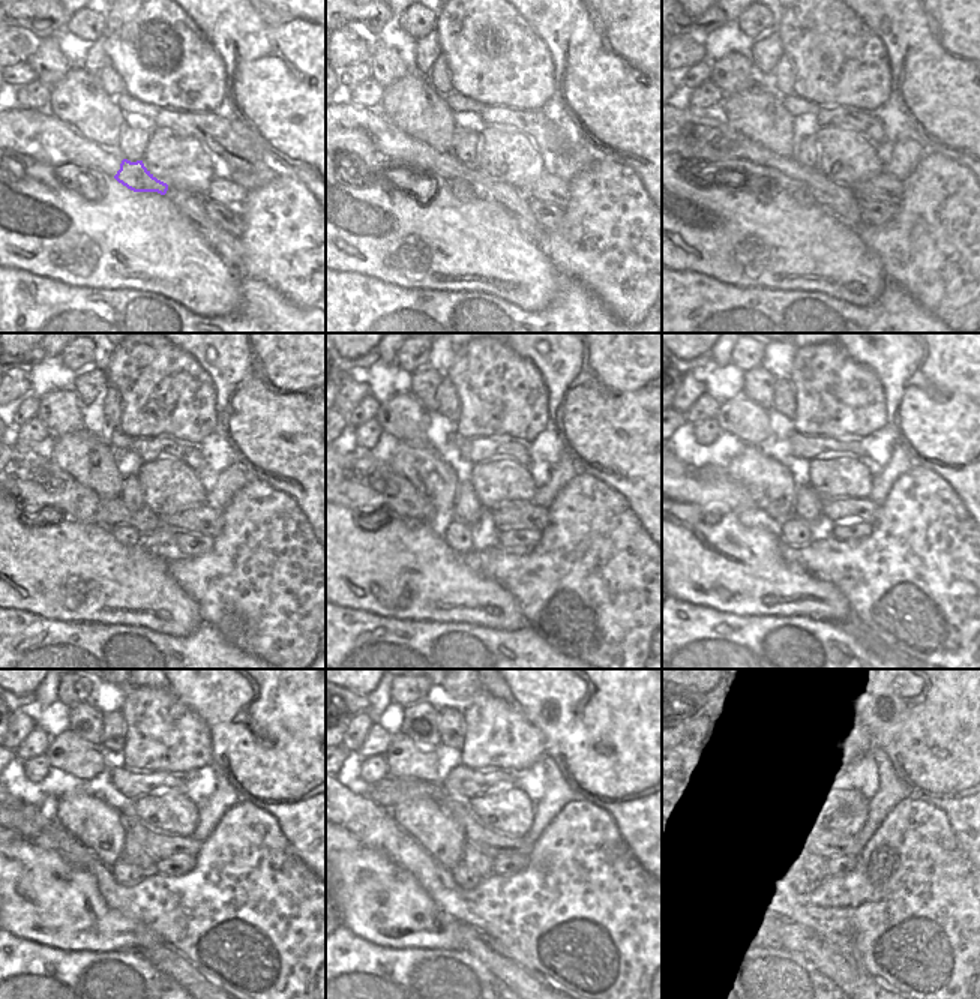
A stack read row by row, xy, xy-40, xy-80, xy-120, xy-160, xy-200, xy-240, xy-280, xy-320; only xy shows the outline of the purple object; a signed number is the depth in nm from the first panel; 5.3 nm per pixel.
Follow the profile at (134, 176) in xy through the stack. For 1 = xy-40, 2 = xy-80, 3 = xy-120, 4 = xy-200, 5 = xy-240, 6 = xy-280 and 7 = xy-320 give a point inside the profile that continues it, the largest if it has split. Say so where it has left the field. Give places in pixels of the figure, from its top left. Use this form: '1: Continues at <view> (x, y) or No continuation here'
1: Continues at xy-40 (461, 189)
2: Continues at xy-80 (802, 197)
3: Continues at xy-120 (125, 534)
4: Continues at xy-200 (794, 533)
5: Continues at xy-240 (126, 873)
6: Continues at xy-280 (462, 876)
7: Continues at xy-320 (799, 878).

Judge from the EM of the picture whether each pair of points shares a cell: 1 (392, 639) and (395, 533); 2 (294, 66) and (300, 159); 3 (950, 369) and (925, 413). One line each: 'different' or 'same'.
1: different
2: same
3: same

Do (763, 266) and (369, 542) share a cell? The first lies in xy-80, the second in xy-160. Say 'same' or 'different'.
same

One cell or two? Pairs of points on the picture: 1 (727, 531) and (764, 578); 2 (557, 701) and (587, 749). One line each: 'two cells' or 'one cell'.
1: one cell
2: one cell

